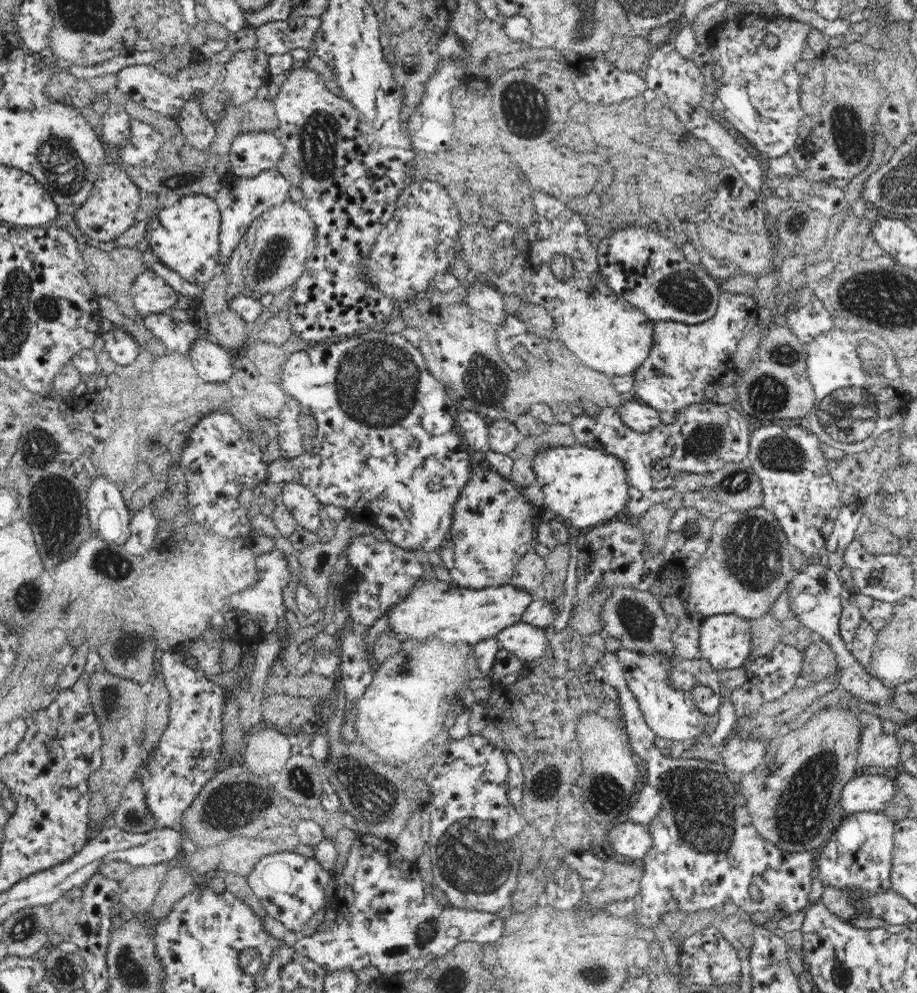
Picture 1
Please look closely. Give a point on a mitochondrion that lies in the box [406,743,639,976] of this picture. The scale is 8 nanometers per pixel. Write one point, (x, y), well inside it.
(472, 857)

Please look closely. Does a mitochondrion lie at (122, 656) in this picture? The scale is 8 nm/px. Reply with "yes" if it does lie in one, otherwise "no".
yes

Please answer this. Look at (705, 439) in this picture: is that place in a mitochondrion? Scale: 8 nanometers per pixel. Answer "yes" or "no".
yes

